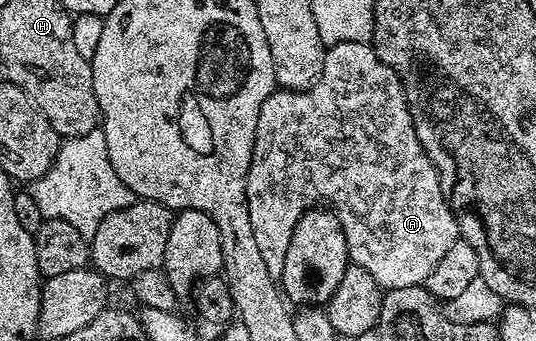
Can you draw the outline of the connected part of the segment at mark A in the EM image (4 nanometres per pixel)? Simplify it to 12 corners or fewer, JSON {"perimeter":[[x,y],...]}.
{"perimeter":[[369,43],[260,106],[268,274],[322,201],[350,264],[425,285],[460,238],[401,78]]}

